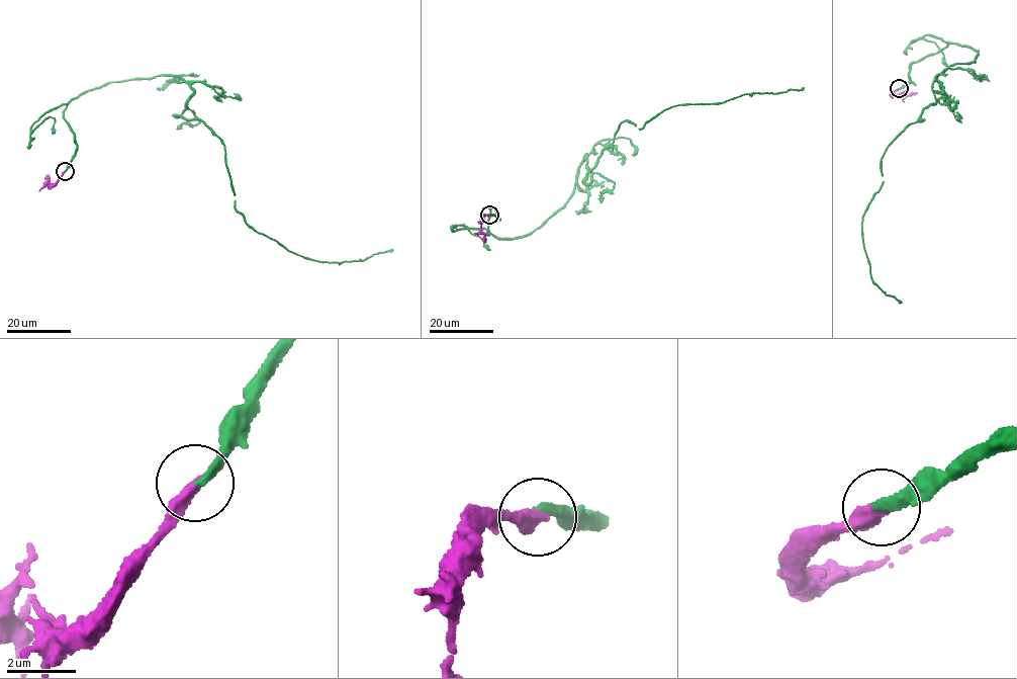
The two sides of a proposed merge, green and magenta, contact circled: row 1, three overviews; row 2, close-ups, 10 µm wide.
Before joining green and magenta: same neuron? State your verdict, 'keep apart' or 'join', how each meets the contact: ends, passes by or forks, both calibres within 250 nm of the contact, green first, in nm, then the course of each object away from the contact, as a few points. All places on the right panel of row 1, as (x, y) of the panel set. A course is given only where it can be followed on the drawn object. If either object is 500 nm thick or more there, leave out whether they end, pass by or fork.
keep apart | green ends | magenta ends | 260/420 nm | green via (898, 88), (949, 44), (979, 52), (939, 73), (948, 99), (882, 159), (863, 246), (900, 302) | magenta via (899, 88), (891, 94), (900, 92), (904, 96), (917, 92)

